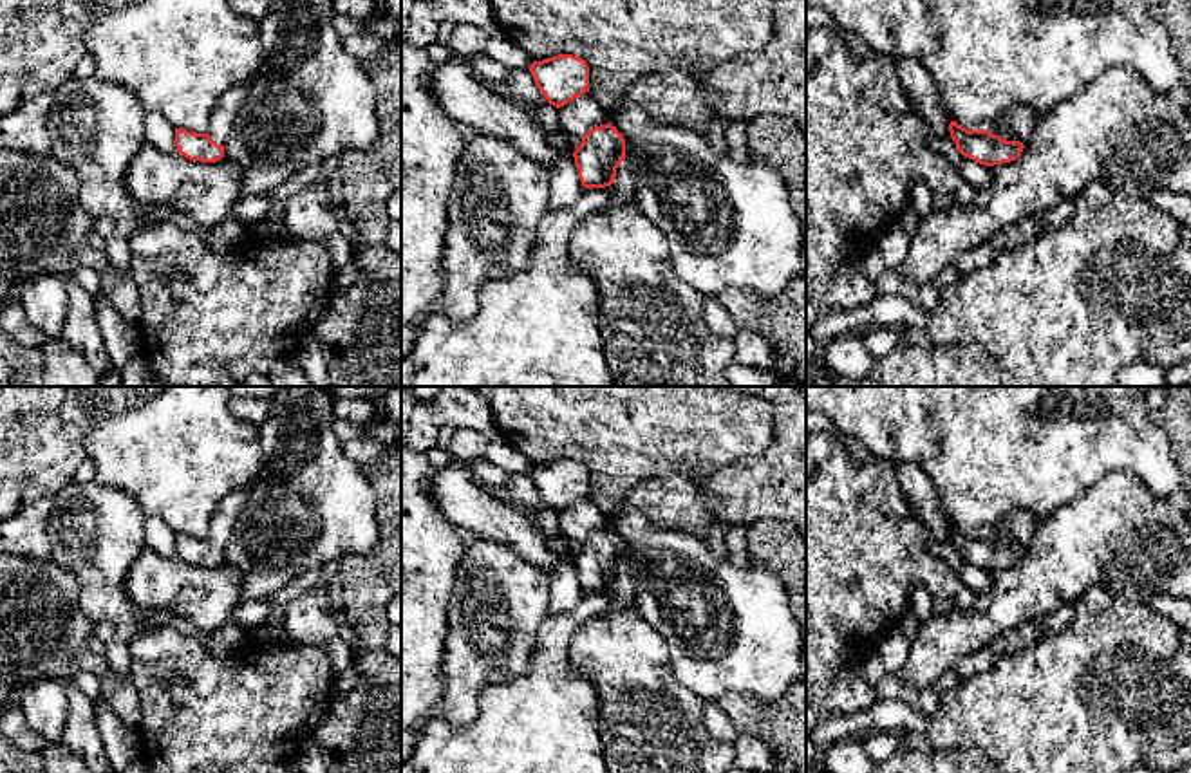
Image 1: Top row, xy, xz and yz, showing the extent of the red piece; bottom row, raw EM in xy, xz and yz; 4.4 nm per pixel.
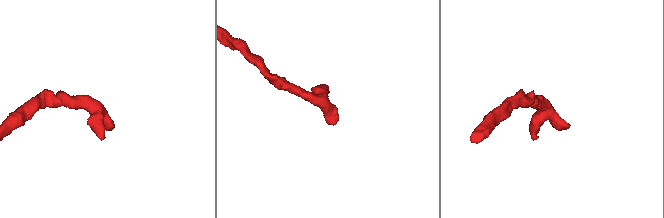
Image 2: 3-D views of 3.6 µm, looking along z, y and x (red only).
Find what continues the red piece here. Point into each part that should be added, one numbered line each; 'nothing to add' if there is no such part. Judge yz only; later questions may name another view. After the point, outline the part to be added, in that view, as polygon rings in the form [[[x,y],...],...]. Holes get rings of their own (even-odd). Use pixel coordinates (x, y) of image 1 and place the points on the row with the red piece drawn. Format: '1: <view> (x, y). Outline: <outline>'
1: yz (1018, 125). Outline: [[[1014,105],[996,130],[989,130],[994,135],[1001,135],[1007,141],[1030,143],[1034,128],[1039,117],[1025,105]]]

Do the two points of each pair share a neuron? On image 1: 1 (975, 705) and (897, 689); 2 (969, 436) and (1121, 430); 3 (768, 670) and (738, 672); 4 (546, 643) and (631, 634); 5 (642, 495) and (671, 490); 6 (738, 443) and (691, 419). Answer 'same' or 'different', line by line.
1: different
2: same
3: same
4: different
5: same
6: same

